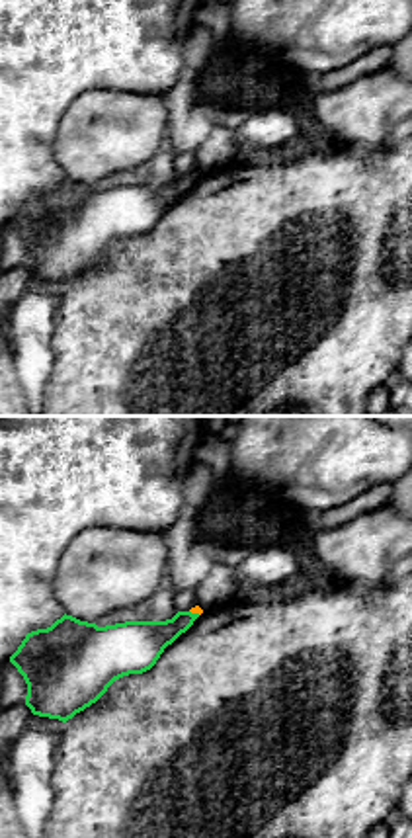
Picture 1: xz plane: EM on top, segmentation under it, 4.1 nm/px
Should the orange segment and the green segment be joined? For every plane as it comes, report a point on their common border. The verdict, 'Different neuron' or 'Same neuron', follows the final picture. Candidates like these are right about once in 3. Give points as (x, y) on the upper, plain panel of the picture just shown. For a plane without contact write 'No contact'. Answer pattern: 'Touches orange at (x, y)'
Touches orange at (196, 174)

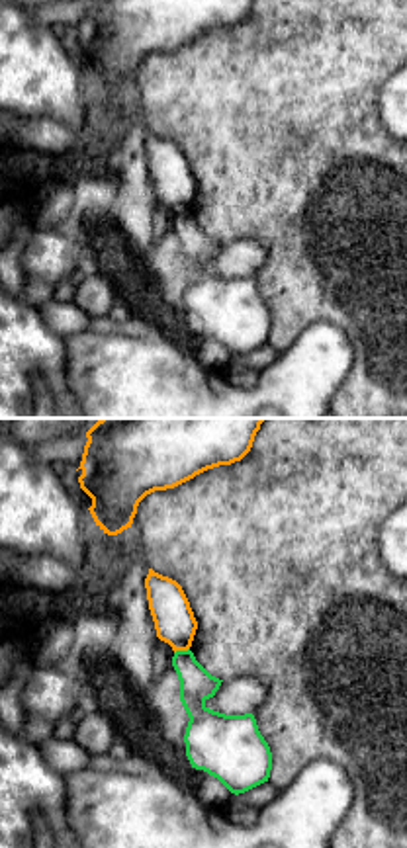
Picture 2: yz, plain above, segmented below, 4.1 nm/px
Touches orange at (180, 212)

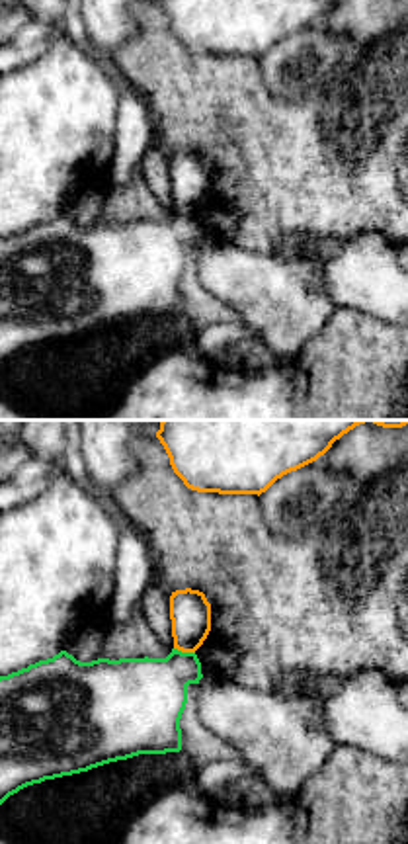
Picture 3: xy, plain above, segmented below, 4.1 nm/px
Touches orange at (184, 213)

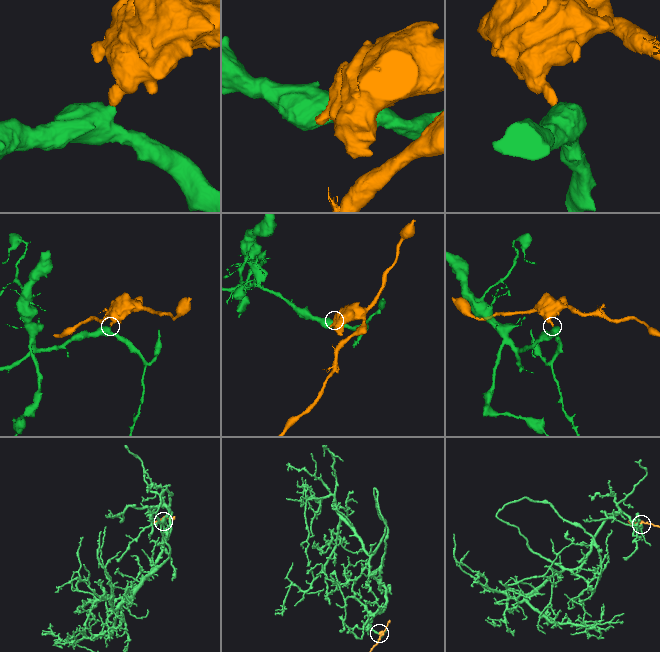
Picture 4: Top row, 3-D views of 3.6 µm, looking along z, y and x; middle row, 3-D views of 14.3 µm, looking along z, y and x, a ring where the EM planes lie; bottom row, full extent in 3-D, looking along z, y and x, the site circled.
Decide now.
Different neuron

